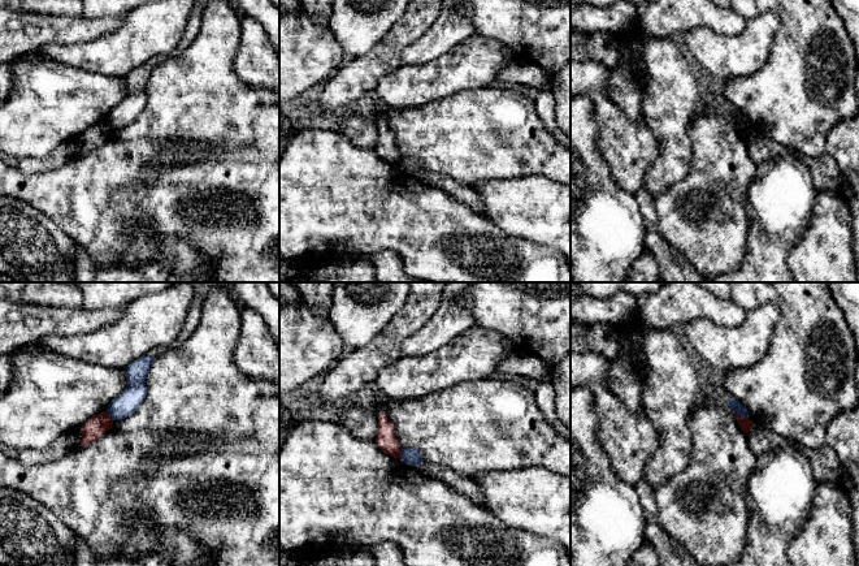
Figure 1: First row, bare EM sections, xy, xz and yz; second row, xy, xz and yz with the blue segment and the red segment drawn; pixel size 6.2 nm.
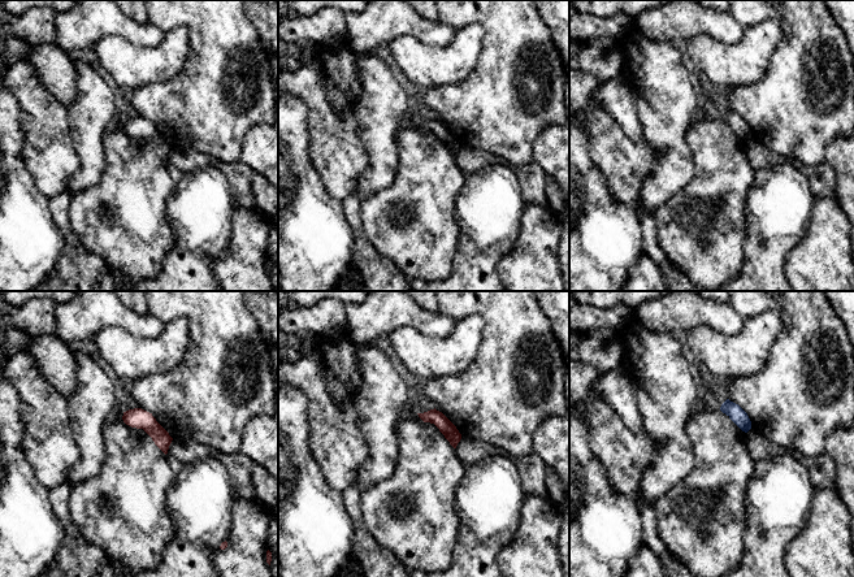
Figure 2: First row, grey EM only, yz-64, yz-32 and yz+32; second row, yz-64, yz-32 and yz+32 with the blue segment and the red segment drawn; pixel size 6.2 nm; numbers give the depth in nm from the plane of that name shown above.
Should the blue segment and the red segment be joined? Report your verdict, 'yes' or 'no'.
no

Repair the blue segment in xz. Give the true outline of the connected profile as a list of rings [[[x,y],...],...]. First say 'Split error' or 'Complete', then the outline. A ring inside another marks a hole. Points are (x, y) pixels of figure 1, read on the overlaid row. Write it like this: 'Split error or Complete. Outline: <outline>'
Complete. Outline: [[[413,448],[402,449],[400,461],[408,466],[422,463],[421,453]]]

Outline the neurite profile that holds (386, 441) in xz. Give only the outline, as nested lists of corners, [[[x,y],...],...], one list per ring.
[[[385,414],[378,415],[378,448],[394,458],[400,458],[402,446],[395,438],[394,425]]]

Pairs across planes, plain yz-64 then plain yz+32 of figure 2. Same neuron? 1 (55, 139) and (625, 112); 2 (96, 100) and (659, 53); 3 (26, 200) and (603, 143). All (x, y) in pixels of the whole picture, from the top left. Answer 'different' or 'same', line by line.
1: different
2: same
3: different

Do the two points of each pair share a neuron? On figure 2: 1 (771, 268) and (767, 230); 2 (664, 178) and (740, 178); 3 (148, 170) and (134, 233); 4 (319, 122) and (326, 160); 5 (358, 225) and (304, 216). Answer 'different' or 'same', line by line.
1: same
2: different
3: same
4: same
5: different

